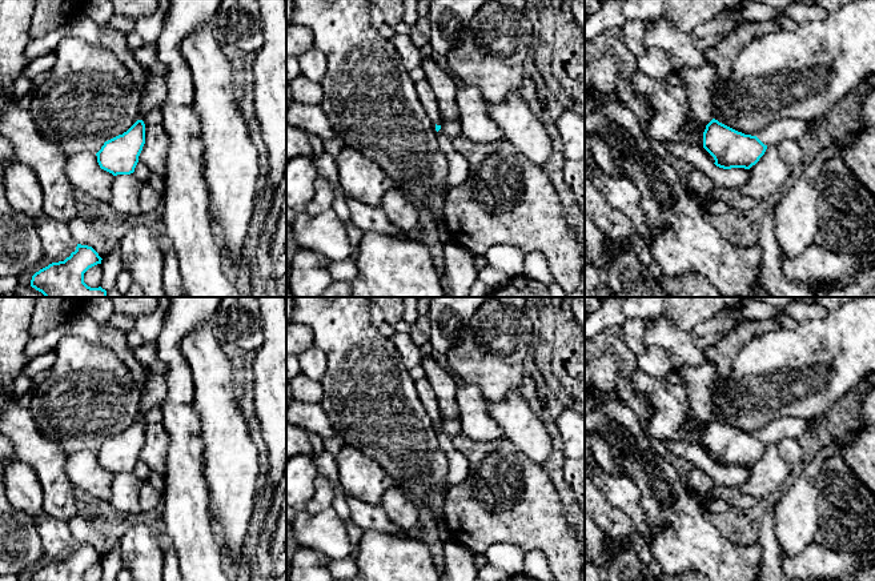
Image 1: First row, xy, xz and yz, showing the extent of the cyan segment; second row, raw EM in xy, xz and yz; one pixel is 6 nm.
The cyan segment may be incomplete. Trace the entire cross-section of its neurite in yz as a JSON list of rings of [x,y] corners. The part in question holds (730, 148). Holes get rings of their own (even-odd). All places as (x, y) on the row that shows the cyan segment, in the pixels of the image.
[[[713,119],[703,132],[703,148],[723,169],[750,169],[764,155],[764,145],[756,136],[738,132]]]

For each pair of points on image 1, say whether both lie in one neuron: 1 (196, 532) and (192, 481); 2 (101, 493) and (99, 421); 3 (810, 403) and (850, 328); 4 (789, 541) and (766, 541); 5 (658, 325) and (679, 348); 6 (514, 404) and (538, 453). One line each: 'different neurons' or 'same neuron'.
1: same neuron
2: different neurons
3: same neuron
4: different neurons
5: same neuron
6: same neuron

